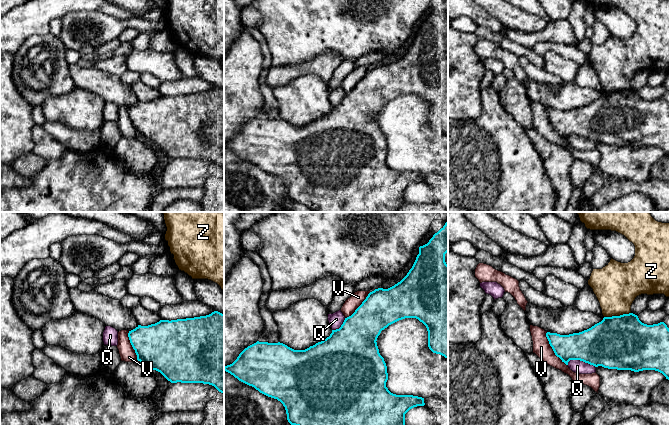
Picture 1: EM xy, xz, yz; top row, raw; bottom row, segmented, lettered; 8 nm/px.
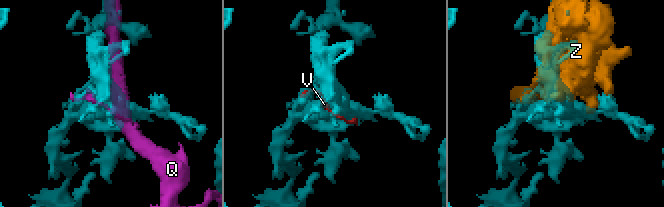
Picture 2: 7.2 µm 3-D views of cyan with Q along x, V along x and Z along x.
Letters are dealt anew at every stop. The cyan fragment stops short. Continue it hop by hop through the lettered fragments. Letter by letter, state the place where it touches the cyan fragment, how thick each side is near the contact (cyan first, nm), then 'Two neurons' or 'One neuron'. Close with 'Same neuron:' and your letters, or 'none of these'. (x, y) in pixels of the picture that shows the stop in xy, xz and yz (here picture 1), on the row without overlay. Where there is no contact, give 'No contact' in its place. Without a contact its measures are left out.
Q: Touches cyan at yz (581, 136). Thickness 360 nm (cyan) against 110 nm. Two neurons
V: Touches cyan at yz (552, 124). Thickness 240 nm (cyan) against 140 nm. One neuron
Z: Touches cyan at yz (617, 92). Thickness 440 nm (cyan) against 360 nm. Two neurons
Same neuron: V

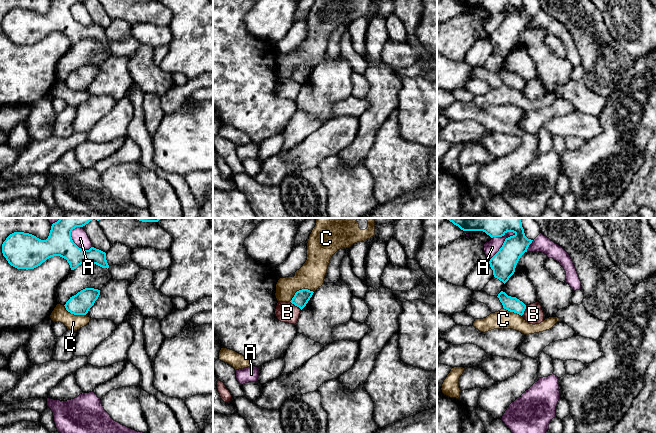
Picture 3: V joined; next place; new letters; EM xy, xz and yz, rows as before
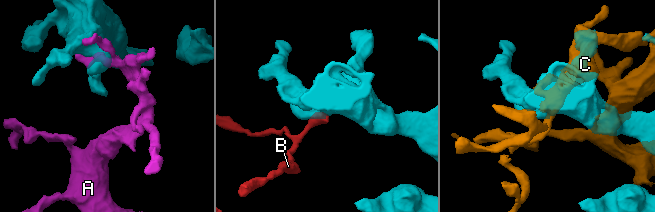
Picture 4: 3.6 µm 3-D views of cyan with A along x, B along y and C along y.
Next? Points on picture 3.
A: Touches cyan at yz (503, 20). Thickness 200 nm (cyan) against 110 nm. Two neurons
B: Touches cyan at xz (296, 81). Thickness 120 nm (cyan) against 160 nm. Two neurons
C: Touches cyan at xz (300, 66). Thickness 120 nm (cyan) against 220 nm. Two neurons
Same neuron: none of these

